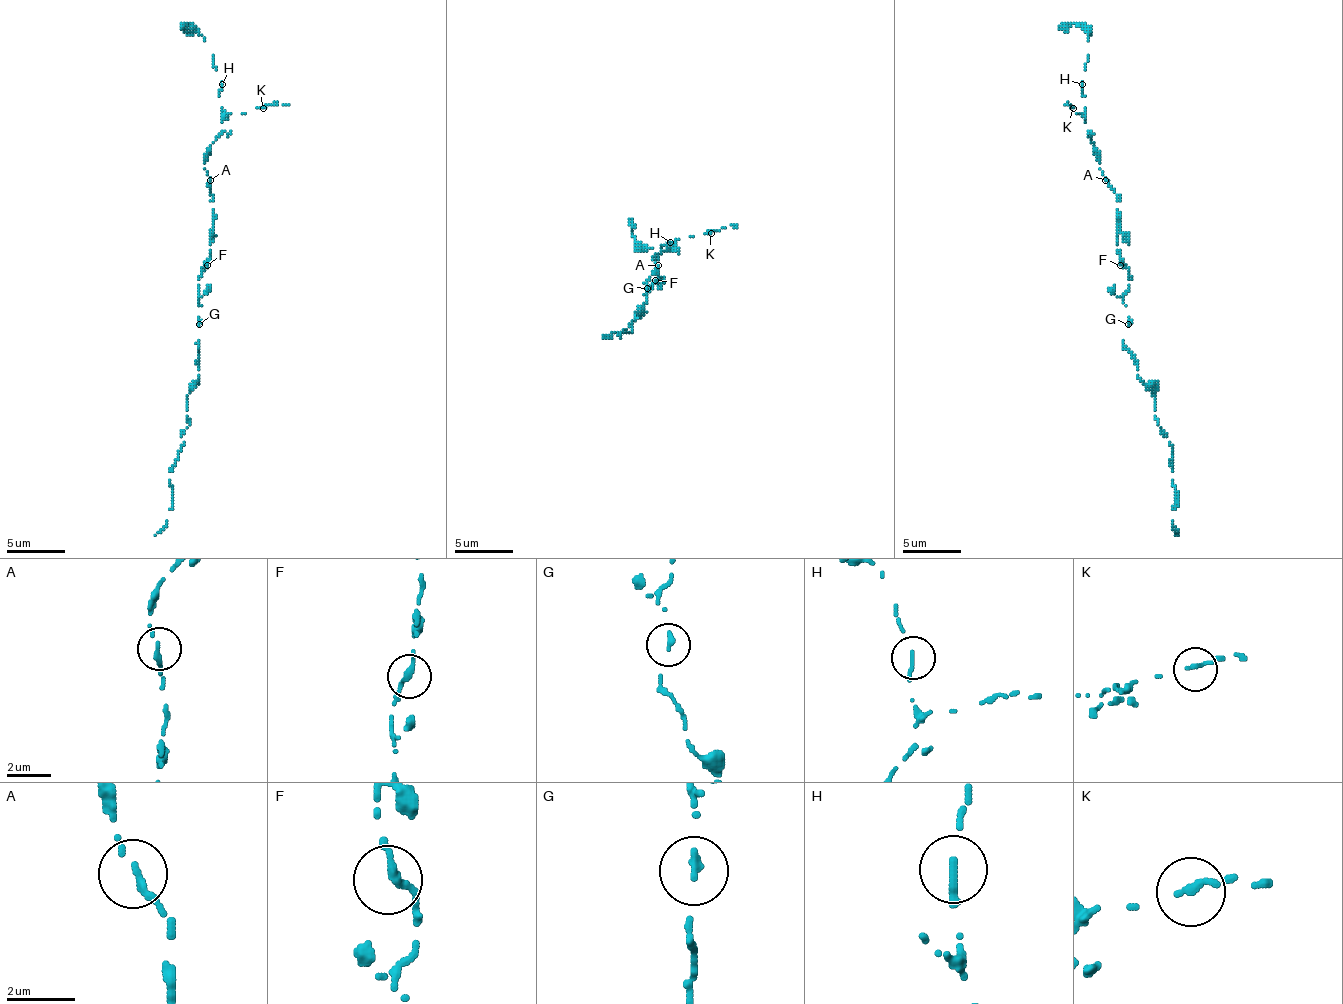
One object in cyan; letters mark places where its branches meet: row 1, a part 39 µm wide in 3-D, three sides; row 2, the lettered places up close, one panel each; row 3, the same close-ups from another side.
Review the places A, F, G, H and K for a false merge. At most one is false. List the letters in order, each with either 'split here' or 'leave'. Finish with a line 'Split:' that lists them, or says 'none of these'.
A: leave
F: leave
G: leave
H: leave
K: leave
Split: none of these

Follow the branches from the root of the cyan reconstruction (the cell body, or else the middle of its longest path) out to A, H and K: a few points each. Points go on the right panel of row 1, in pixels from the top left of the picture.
A: (1123, 262), (1117, 250), (1117, 195), (1105, 180)
H: (1123, 262), (1117, 250), (1117, 195), (1100, 169), (1100, 157), (1085, 122), (1082, 84)
K: (1123, 262), (1117, 250), (1117, 195), (1100, 169), (1100, 157), (1085, 119), (1073, 108)

